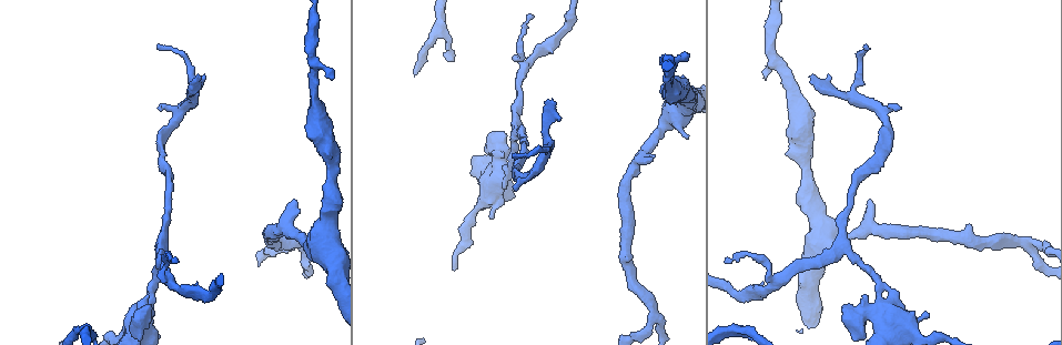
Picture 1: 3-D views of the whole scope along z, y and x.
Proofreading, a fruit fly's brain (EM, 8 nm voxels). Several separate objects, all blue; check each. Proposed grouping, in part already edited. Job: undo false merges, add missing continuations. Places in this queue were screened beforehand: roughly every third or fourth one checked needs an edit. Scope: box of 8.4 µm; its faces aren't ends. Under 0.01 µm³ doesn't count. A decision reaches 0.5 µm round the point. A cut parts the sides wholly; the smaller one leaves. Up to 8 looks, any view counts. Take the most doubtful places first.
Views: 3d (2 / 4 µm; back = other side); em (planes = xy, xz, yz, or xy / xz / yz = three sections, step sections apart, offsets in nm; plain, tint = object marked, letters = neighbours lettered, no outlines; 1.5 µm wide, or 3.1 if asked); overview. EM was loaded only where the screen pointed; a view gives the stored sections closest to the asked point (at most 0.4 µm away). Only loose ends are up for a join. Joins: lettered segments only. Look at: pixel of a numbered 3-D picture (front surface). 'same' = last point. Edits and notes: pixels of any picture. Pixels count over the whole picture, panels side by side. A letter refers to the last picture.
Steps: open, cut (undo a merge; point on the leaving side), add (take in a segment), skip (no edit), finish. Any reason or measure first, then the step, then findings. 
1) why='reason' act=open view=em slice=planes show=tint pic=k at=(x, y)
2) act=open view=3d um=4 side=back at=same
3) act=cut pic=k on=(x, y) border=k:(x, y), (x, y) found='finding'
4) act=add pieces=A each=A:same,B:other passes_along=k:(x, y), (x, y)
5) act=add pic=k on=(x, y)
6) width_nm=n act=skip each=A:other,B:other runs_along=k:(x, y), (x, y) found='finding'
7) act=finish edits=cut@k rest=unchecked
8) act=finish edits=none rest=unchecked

why='branch stops here' act=open view=em slice=planes show=letters pic=1 at=(197, 77)

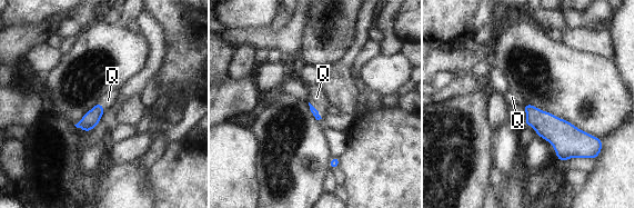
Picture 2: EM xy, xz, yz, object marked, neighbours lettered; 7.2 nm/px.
act=add pieces=Q each=Q:same passes_along=2:(313, 110), (316, 110), (316, 97) found='the neuron continues'

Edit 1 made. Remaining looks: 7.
act=open view=overview

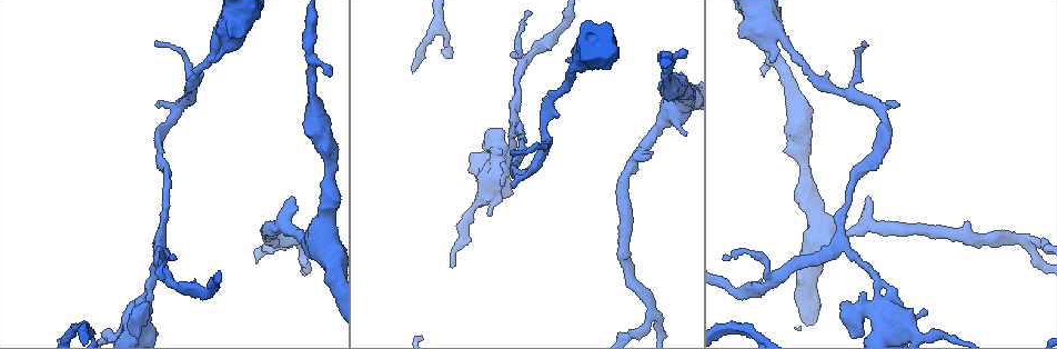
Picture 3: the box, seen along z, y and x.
why='branch stops here' act=open view=em slice=planes show=letters pic=3 at=(491, 215)

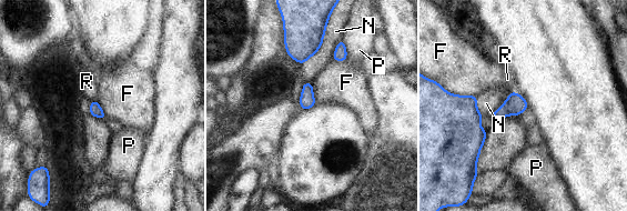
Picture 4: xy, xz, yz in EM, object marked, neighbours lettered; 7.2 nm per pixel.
act=skip each=F:other,N:other,P:other,R:other found='none of them fits'

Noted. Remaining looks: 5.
why='sharp bend' act=open view=em slice=planes show=letters pic=3 at=(779, 58)

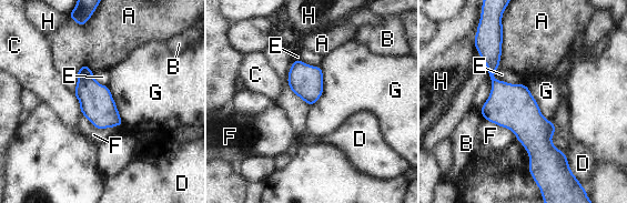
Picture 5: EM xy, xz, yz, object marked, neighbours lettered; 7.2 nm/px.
width_nm=220 act=skip each=A:other,B:other,C:other,D:other,E:other,F:other,G:other,H:other runs_along=5:(498, 41), (492, 79), (534, 132), (534, 166) found='continuous, no second neuron'

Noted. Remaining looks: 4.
act=finish edits=add@2 rest=unchecked

